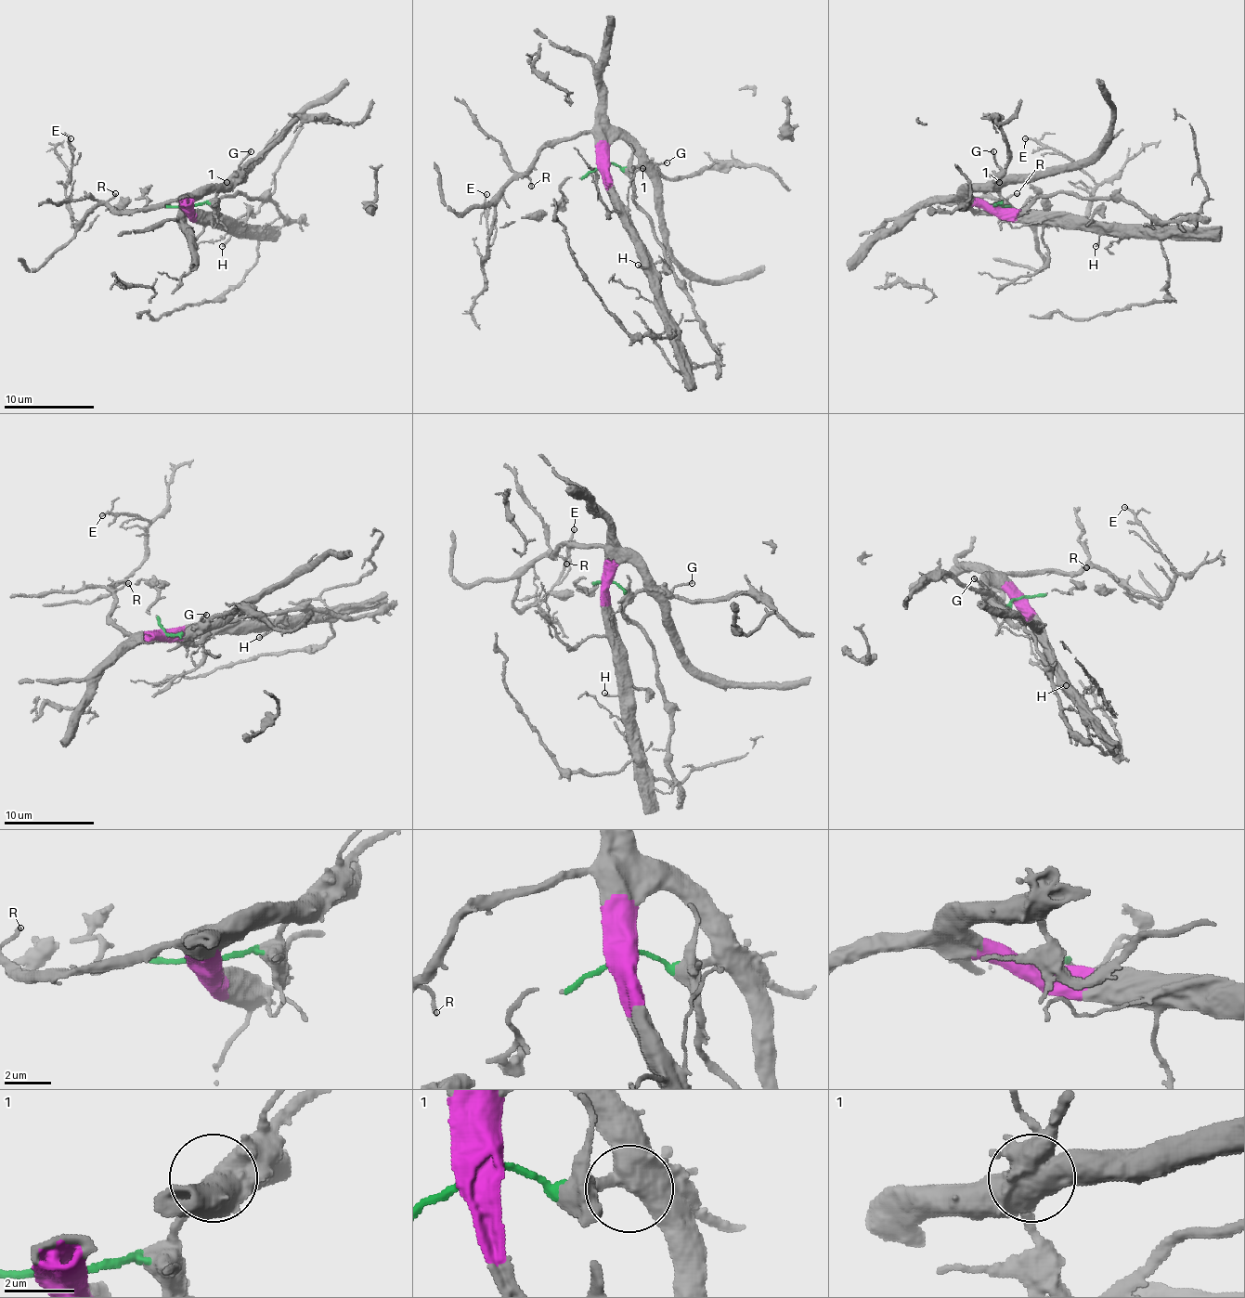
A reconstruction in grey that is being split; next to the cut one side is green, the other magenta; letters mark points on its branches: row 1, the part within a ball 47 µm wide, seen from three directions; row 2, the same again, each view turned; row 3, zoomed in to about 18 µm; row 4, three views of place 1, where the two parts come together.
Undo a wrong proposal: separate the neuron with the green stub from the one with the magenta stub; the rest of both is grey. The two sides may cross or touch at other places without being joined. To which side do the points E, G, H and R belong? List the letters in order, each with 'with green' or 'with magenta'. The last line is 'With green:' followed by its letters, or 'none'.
E: with magenta
G: with green
H: with magenta
R: with magenta
With green: G

